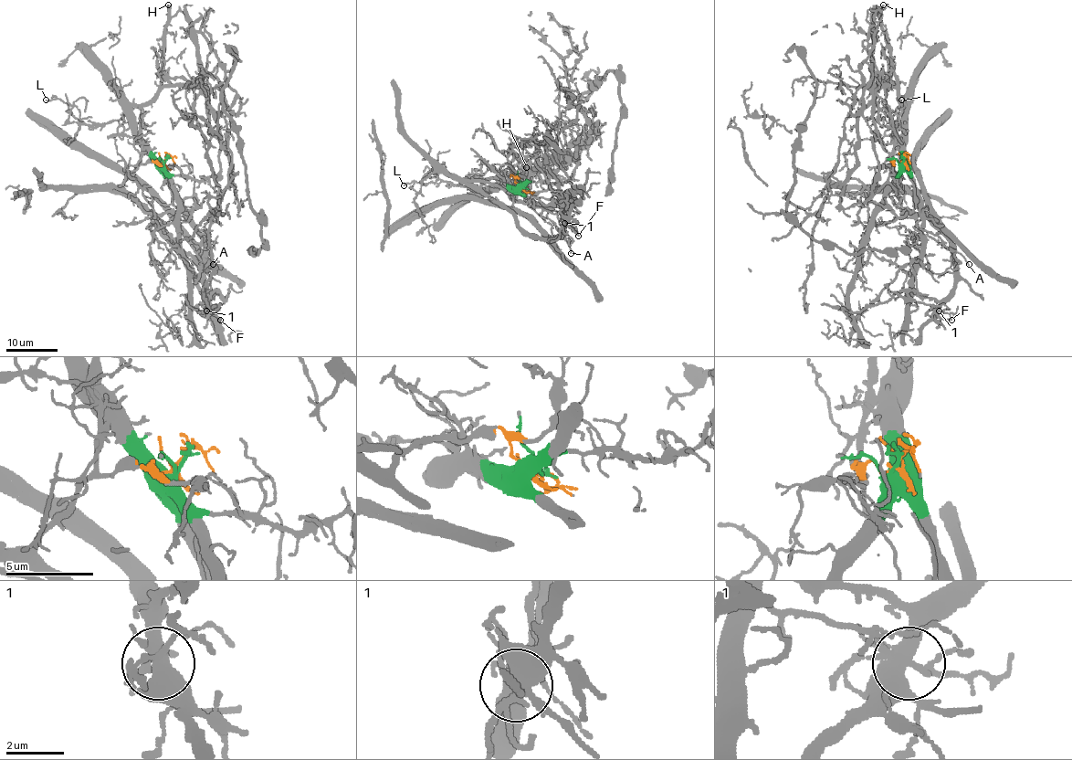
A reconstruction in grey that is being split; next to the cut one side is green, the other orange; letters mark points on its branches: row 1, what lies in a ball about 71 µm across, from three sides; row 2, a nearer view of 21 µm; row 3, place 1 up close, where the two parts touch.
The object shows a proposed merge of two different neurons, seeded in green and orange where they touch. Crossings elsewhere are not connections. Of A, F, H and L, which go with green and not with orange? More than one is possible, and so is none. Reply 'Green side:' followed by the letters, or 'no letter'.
Green side: H, L

